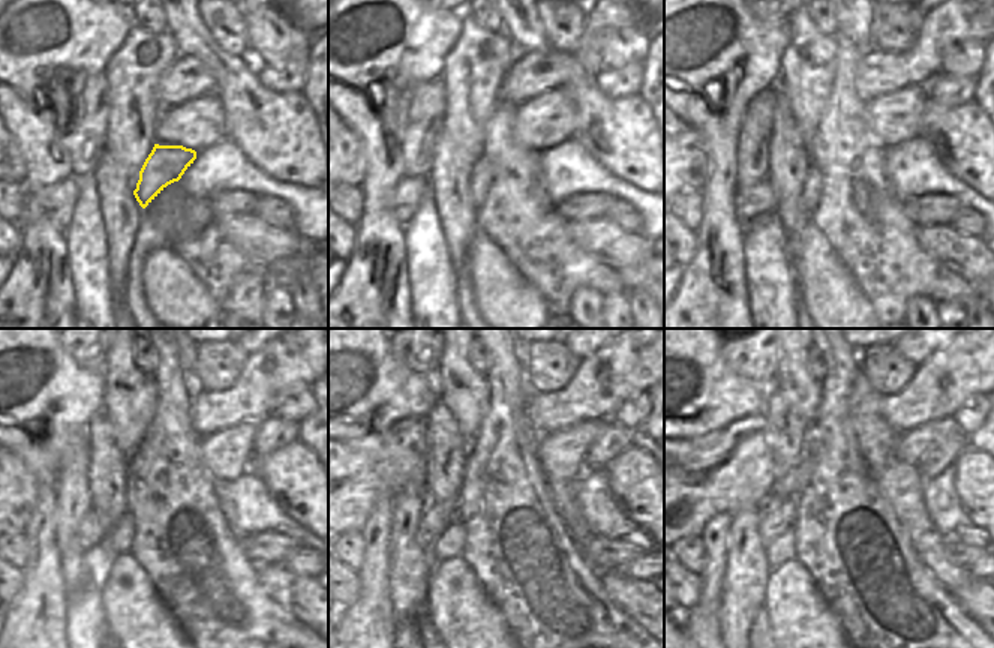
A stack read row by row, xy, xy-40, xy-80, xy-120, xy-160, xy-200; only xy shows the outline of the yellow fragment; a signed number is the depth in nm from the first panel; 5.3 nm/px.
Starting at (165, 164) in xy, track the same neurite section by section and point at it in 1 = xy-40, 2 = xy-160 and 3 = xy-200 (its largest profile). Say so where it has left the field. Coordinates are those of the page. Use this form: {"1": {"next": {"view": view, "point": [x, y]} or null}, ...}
{"1": {"next": {"view": "xy-40", "point": [482, 177]}}, "2": {"next": {"view": "xy-160", "point": [449, 545]}}, "3": {"next": {"view": "xy-200", "point": [783, 548]}}}

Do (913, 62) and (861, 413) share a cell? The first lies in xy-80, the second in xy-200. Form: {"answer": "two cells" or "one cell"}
{"answer": "two cells"}

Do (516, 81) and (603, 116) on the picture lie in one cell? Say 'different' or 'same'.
different

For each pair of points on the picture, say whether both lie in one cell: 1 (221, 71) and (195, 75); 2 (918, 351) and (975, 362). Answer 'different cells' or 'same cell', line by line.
1: different cells
2: different cells

